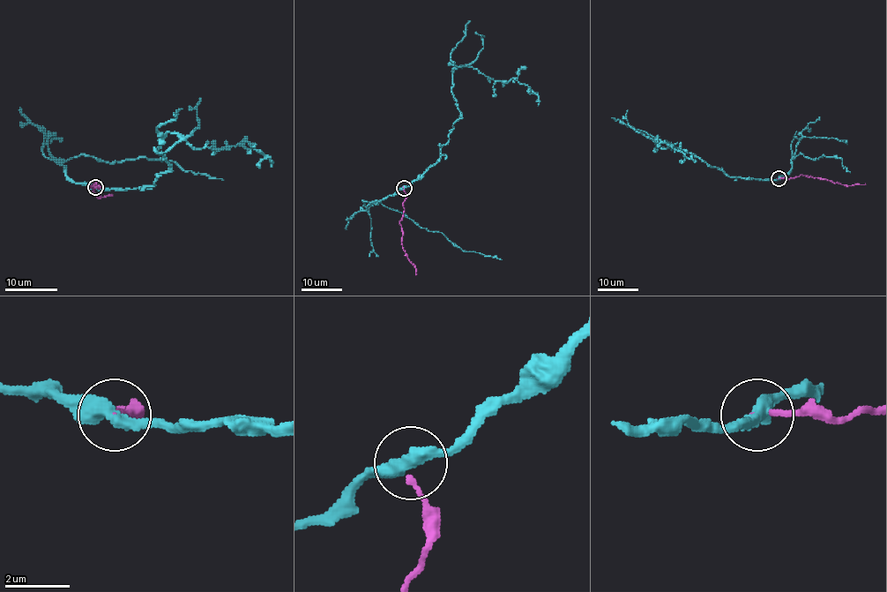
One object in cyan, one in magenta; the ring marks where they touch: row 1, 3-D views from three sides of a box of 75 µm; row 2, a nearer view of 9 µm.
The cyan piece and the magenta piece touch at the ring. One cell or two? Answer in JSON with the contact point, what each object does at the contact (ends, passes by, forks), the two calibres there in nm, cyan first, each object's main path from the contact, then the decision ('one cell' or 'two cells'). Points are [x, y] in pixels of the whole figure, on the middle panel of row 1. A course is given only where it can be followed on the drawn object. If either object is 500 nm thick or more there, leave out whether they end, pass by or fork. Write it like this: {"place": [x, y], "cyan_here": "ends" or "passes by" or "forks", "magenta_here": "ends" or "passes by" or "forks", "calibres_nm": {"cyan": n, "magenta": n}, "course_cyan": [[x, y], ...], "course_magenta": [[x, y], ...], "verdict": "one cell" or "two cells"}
{"place": [404, 188], "cyan_here": "passes by", "magenta_here": "ends", "calibres_nm": {"cyan": 440, "magenta": 140}, "course_cyan": [[403, 188], [440, 157], [460, 116], [451, 90], [458, 67], [496, 81], [516, 78], [538, 106]], "course_magenta": [[403, 188], [404, 212], [399, 222], [401, 242], [416, 274]], "verdict": "two cells"}

